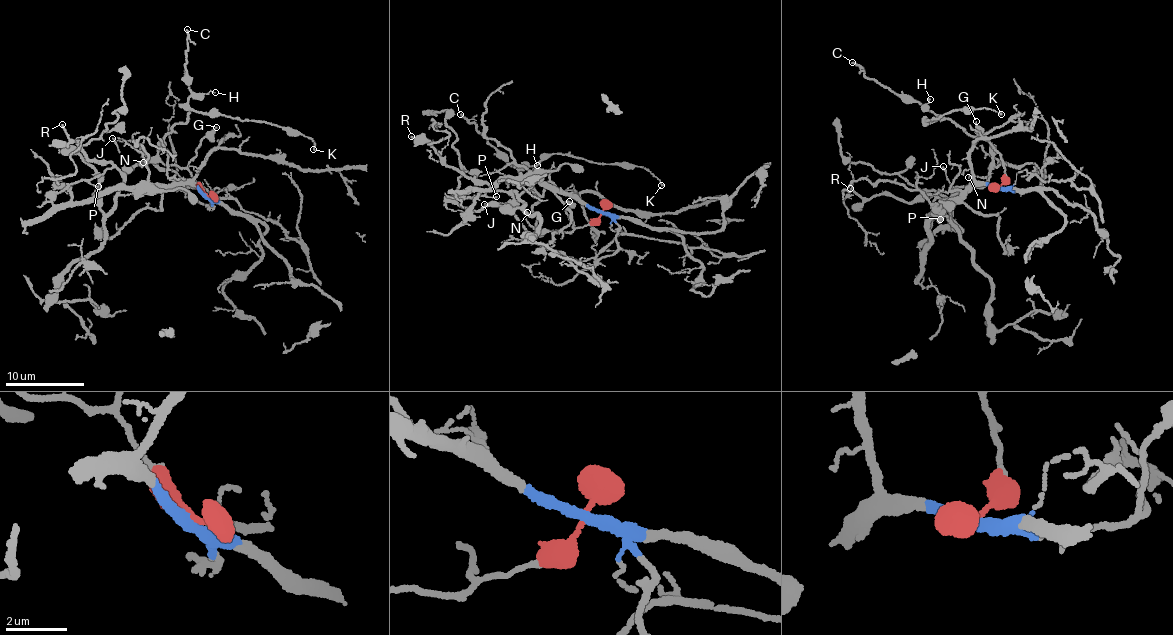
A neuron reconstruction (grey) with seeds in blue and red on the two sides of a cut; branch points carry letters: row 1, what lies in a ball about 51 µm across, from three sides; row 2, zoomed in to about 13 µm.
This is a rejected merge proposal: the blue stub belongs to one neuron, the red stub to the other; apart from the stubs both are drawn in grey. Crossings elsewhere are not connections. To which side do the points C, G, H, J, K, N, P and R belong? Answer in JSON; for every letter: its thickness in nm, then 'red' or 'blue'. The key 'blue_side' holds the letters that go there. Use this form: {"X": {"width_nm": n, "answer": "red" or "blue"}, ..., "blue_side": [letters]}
{"C": {"width_nm": 170, "answer": "red"}, "G": {"width_nm": 280, "answer": "red"}, "H": {"width_nm": 80, "answer": "red"}, "J": {"width_nm": 110, "answer": "red"}, "K": {"width_nm": 130, "answer": "red"}, "N": {"width_nm": 110, "answer": "red"}, "P": {"width_nm": 80, "answer": "red"}, "R": {"width_nm": 180, "answer": "red"}, "blue_side": []}

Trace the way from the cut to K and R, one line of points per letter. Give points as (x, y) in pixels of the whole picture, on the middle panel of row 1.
K: (602, 212), (572, 231), (538, 234), (532, 207), (539, 199), (529, 175), (556, 153), (637, 166), (662, 186)
R: (602, 212), (572, 231), (528, 233), (510, 194), (465, 178), (429, 145), (410, 137)

